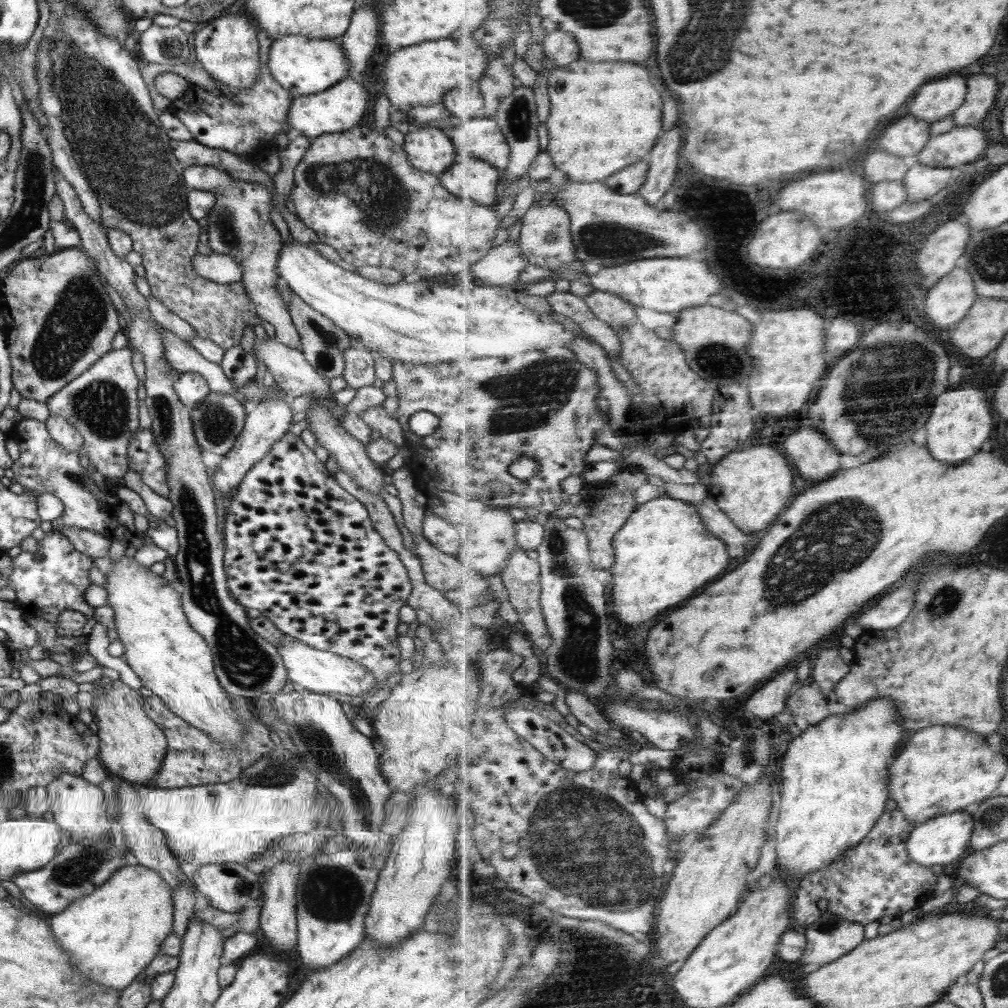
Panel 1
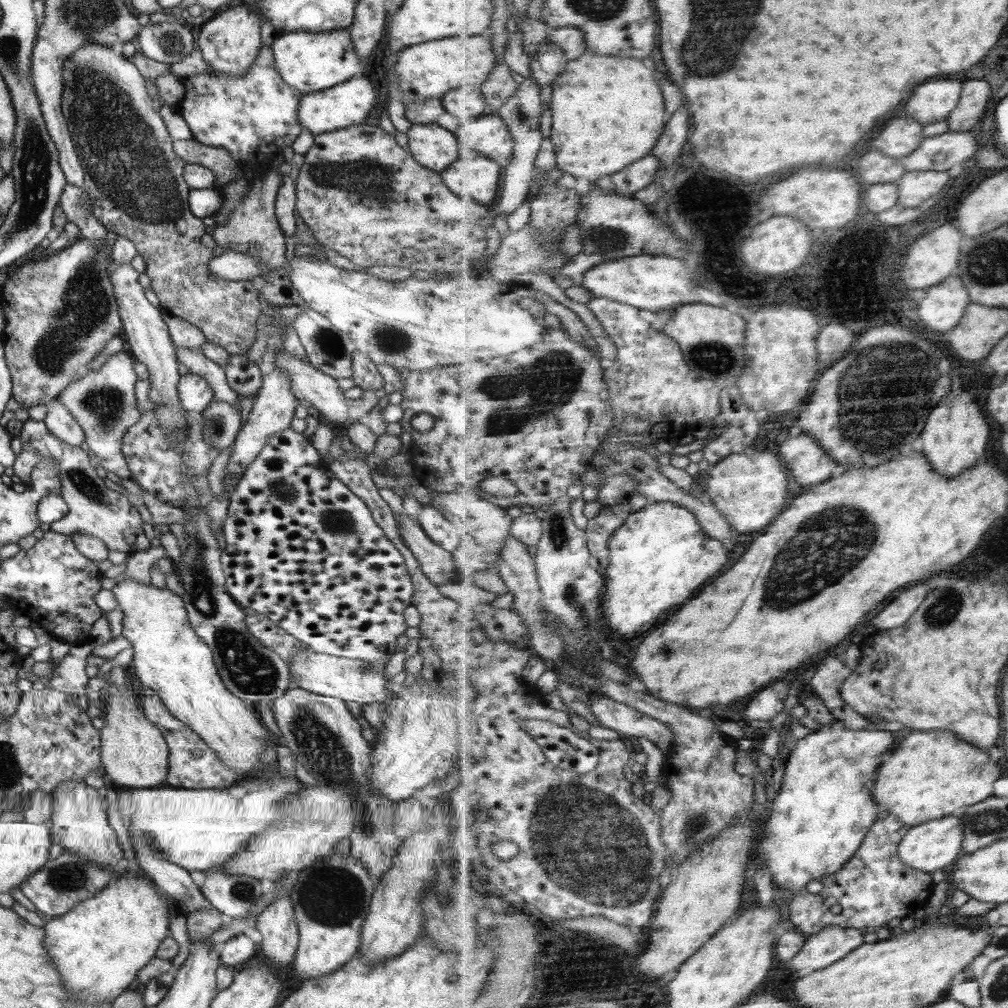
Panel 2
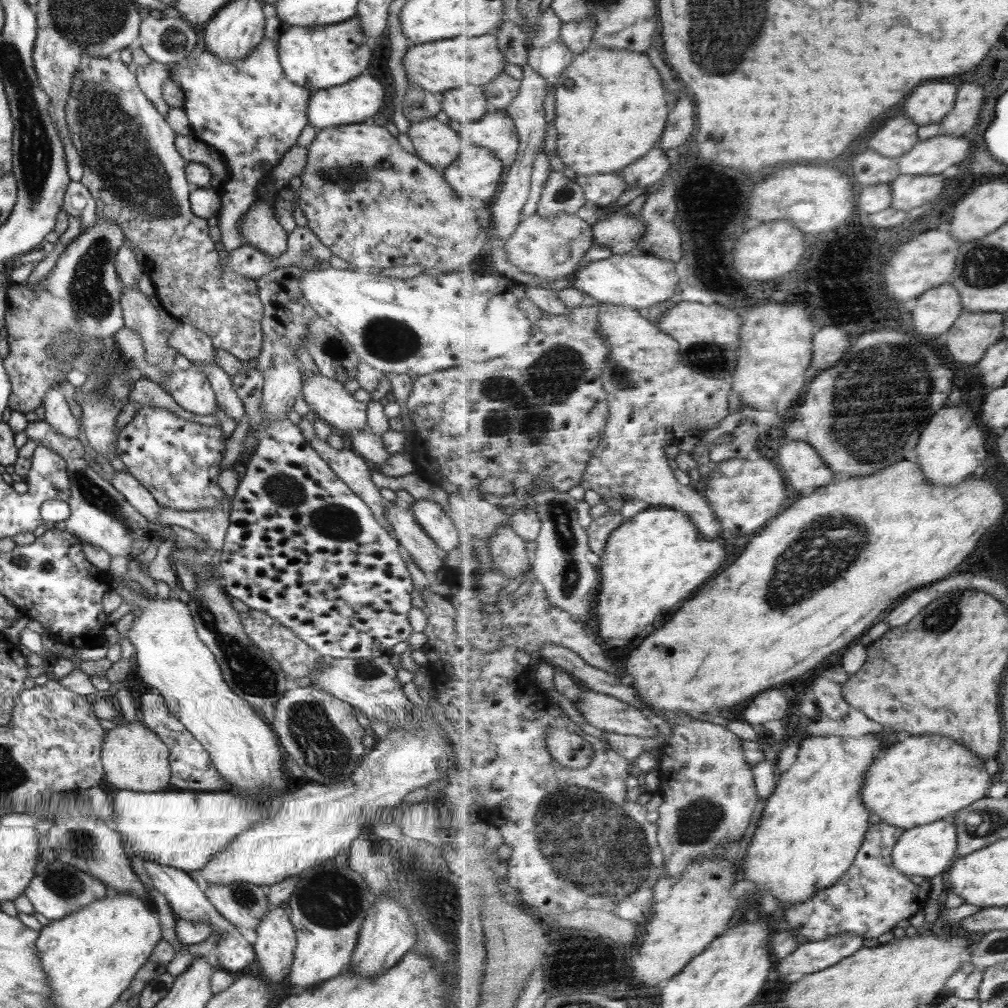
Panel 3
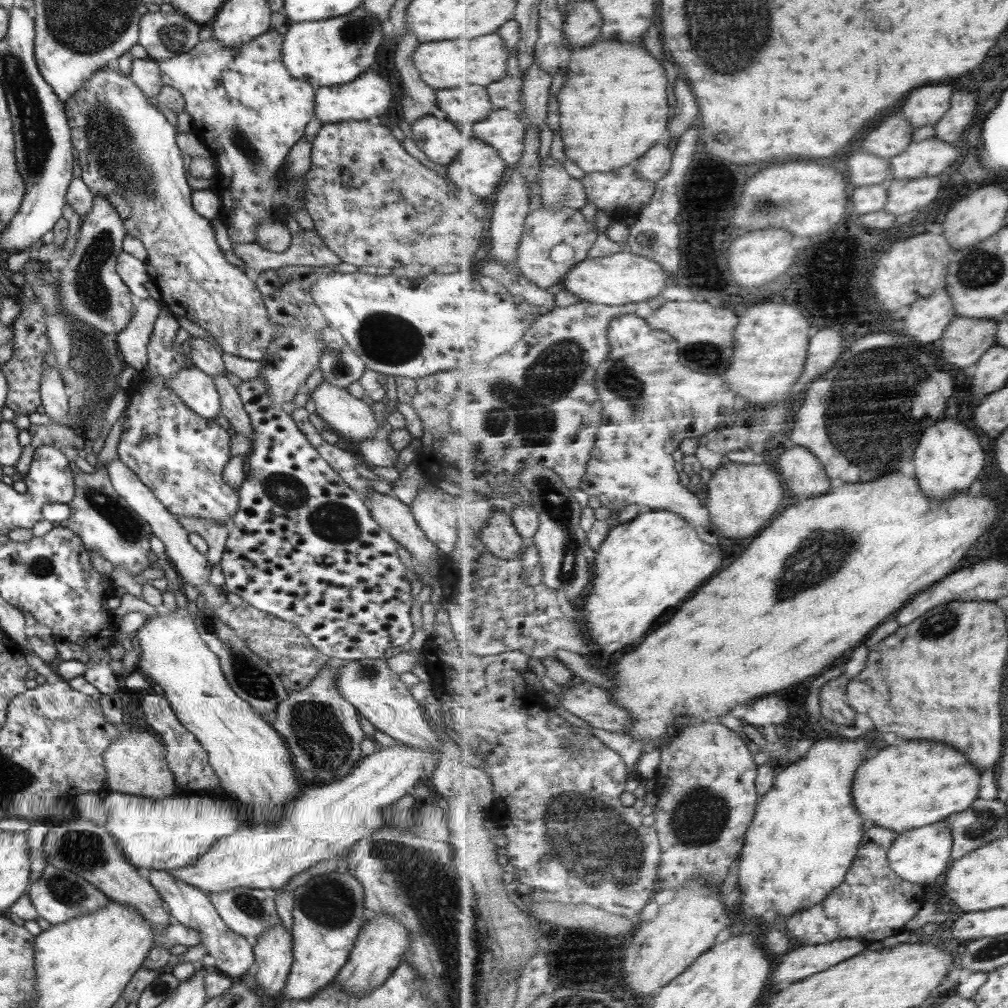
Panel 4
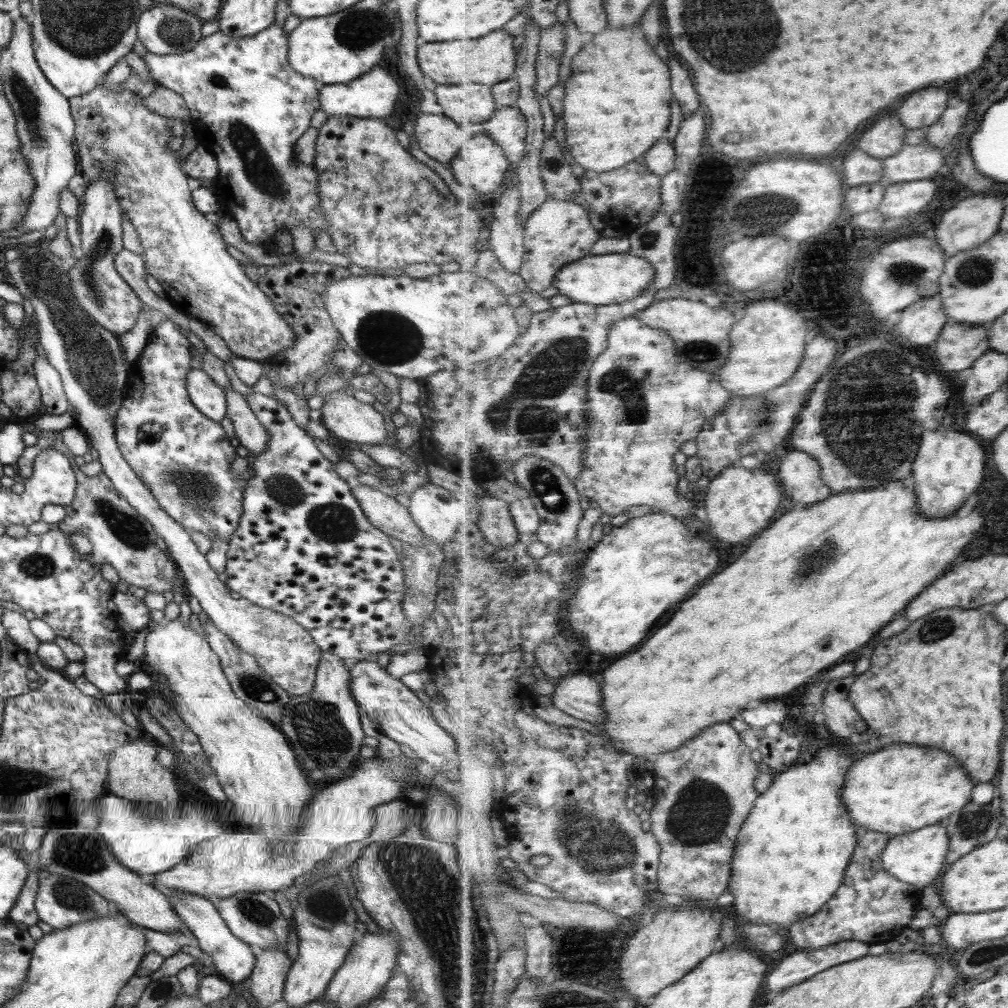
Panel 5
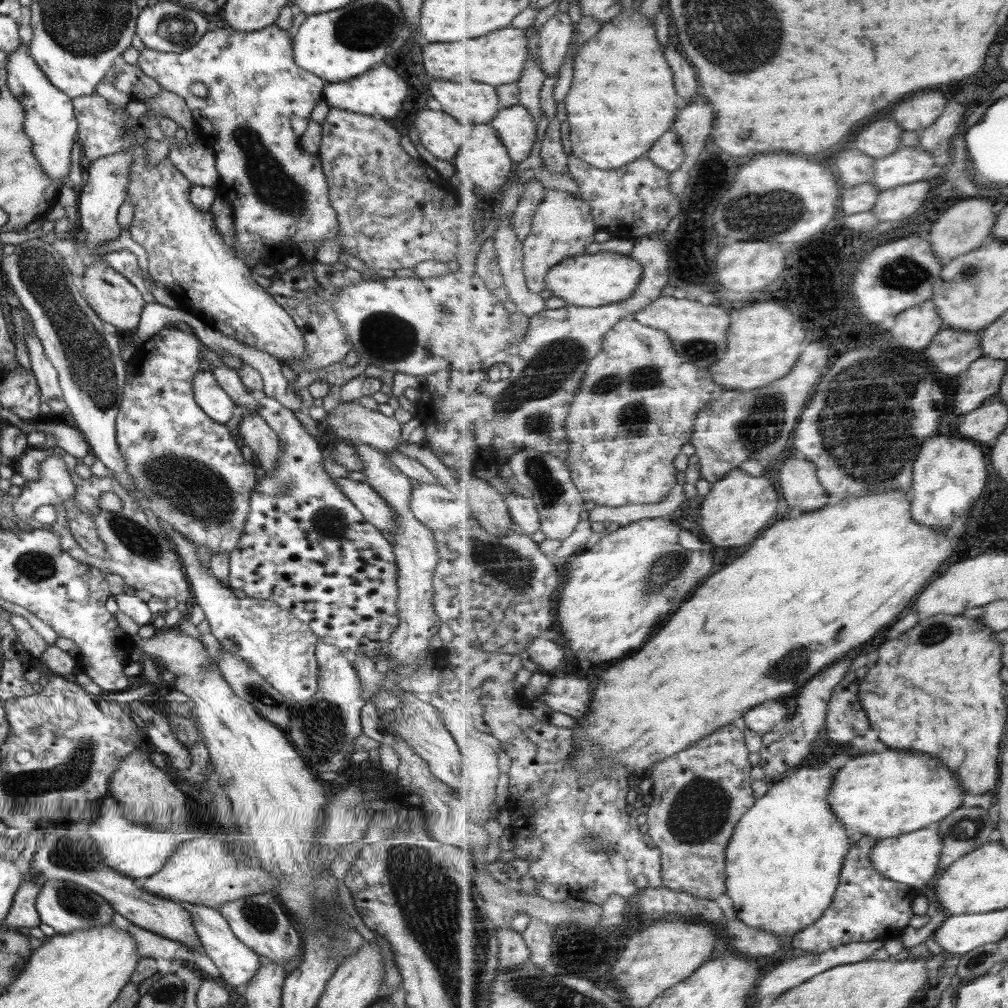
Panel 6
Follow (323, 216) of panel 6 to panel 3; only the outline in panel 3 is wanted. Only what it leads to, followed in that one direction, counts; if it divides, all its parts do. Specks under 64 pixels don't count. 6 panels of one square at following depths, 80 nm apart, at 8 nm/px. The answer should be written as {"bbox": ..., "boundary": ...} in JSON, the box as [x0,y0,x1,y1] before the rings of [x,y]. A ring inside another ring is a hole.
{"bbox":[169,39,311,250],"boundary":[[[264,39],[239,64],[224,64],[211,52],[204,50],[193,63],[182,60],[179,69],[170,69],[169,78],[174,81],[185,94],[183,109],[188,115],[188,123],[192,133],[204,144],[216,149],[225,158],[229,179],[220,186],[221,209],[217,217],[217,226],[221,232],[223,249],[231,250],[243,246],[239,233],[239,222],[243,214],[251,208],[257,199],[258,191],[263,186],[263,180],[268,178],[271,170],[281,162],[281,158],[297,145],[300,133],[309,124],[307,117],[307,102],[311,91],[294,84],[286,78],[282,70],[277,41]]]}

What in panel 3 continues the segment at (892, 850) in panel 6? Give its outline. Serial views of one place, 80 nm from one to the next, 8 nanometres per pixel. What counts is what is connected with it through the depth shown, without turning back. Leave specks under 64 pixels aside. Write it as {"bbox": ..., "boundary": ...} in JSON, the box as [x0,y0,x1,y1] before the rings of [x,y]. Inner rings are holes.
{"bbox":[895,819,959,881],"boundary":[[[953,819],[940,820],[930,825],[908,830],[895,848],[895,864],[904,876],[921,881],[940,879],[942,872],[948,872],[959,857],[958,826]]]}

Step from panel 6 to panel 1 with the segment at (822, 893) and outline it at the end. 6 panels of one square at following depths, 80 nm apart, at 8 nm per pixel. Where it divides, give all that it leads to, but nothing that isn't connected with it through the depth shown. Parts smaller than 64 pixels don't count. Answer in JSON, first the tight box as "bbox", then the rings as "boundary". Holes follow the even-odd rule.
{"bbox":[776,699,906,881],"boundary":[[[876,699],[866,703],[865,707],[852,709],[846,715],[829,716],[820,724],[809,726],[792,740],[780,770],[783,800],[776,826],[777,863],[791,879],[802,881],[824,868],[830,868],[839,856],[854,850],[871,835],[886,814],[891,791],[890,762],[898,756],[904,734],[906,730],[902,728],[896,704],[892,700]]]}

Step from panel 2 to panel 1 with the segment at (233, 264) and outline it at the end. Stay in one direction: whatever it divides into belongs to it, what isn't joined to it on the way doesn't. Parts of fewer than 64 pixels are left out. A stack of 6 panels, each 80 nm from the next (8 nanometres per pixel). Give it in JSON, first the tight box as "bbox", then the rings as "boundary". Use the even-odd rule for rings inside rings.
{"bbox":[191,254,242,284],"boundary":[[[198,254],[193,256],[191,262],[198,276],[203,276],[216,284],[235,284],[242,278],[242,267],[231,256],[225,254]]]}

